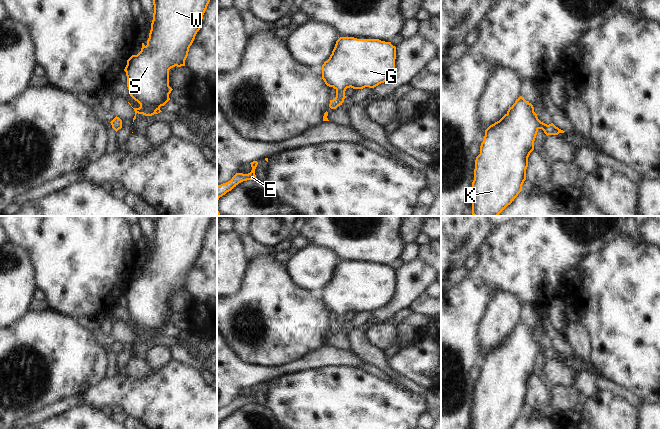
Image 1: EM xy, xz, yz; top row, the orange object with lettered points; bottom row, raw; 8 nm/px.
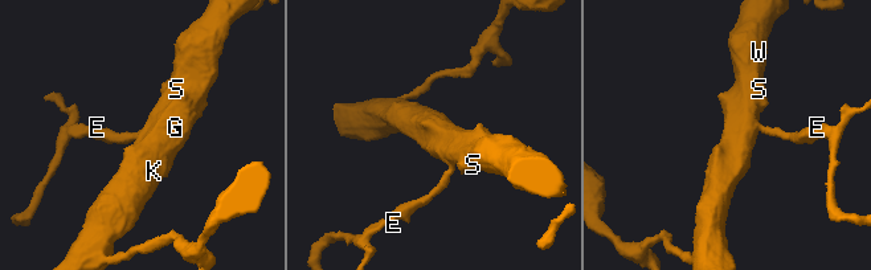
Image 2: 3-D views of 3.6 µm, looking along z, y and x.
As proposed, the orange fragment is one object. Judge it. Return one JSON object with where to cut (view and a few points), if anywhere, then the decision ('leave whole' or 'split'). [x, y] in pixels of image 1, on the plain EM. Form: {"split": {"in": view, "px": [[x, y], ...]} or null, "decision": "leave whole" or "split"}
{"split": null, "decision": "leave whole"}

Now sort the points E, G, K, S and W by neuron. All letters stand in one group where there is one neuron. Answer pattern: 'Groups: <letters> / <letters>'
Groups: E G K S W.

